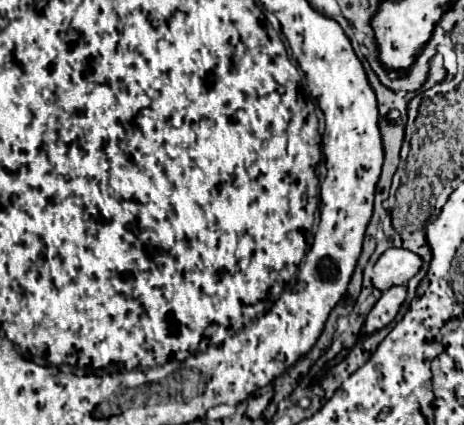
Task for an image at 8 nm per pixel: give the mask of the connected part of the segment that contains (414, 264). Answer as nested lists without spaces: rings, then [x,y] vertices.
[[[388,249],[374,265],[372,283],[376,289],[386,291],[394,285],[404,285],[422,267],[422,259],[408,249]]]

